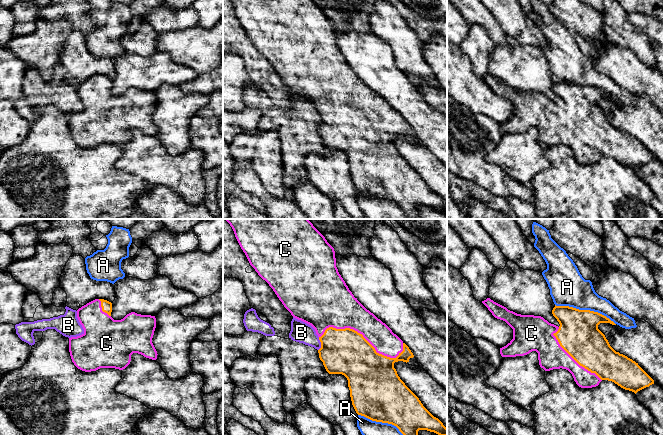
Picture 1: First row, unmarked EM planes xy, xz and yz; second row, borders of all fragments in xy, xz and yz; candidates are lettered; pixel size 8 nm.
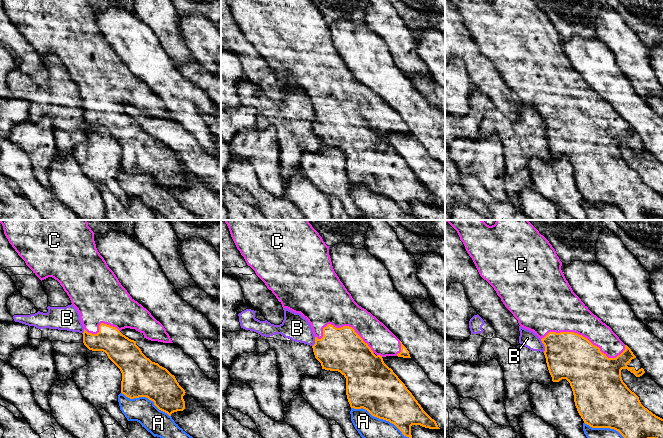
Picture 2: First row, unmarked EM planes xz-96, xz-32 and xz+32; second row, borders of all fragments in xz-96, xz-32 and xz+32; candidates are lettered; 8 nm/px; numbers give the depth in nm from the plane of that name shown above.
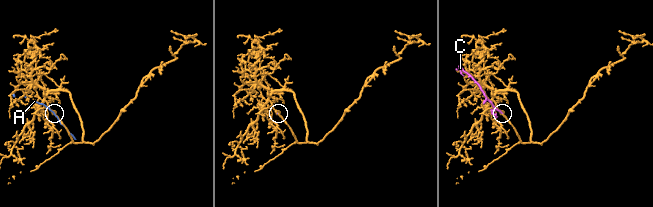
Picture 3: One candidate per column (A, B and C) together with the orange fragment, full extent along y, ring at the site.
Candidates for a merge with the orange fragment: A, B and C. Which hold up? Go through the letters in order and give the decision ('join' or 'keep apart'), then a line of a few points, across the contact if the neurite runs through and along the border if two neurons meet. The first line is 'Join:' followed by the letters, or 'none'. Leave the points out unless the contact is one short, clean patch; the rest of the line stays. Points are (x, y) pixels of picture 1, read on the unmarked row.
Join: C
A: keep apart
B: keep apart; line xz (319, 113), (320, 124), (318, 126)
C: join

